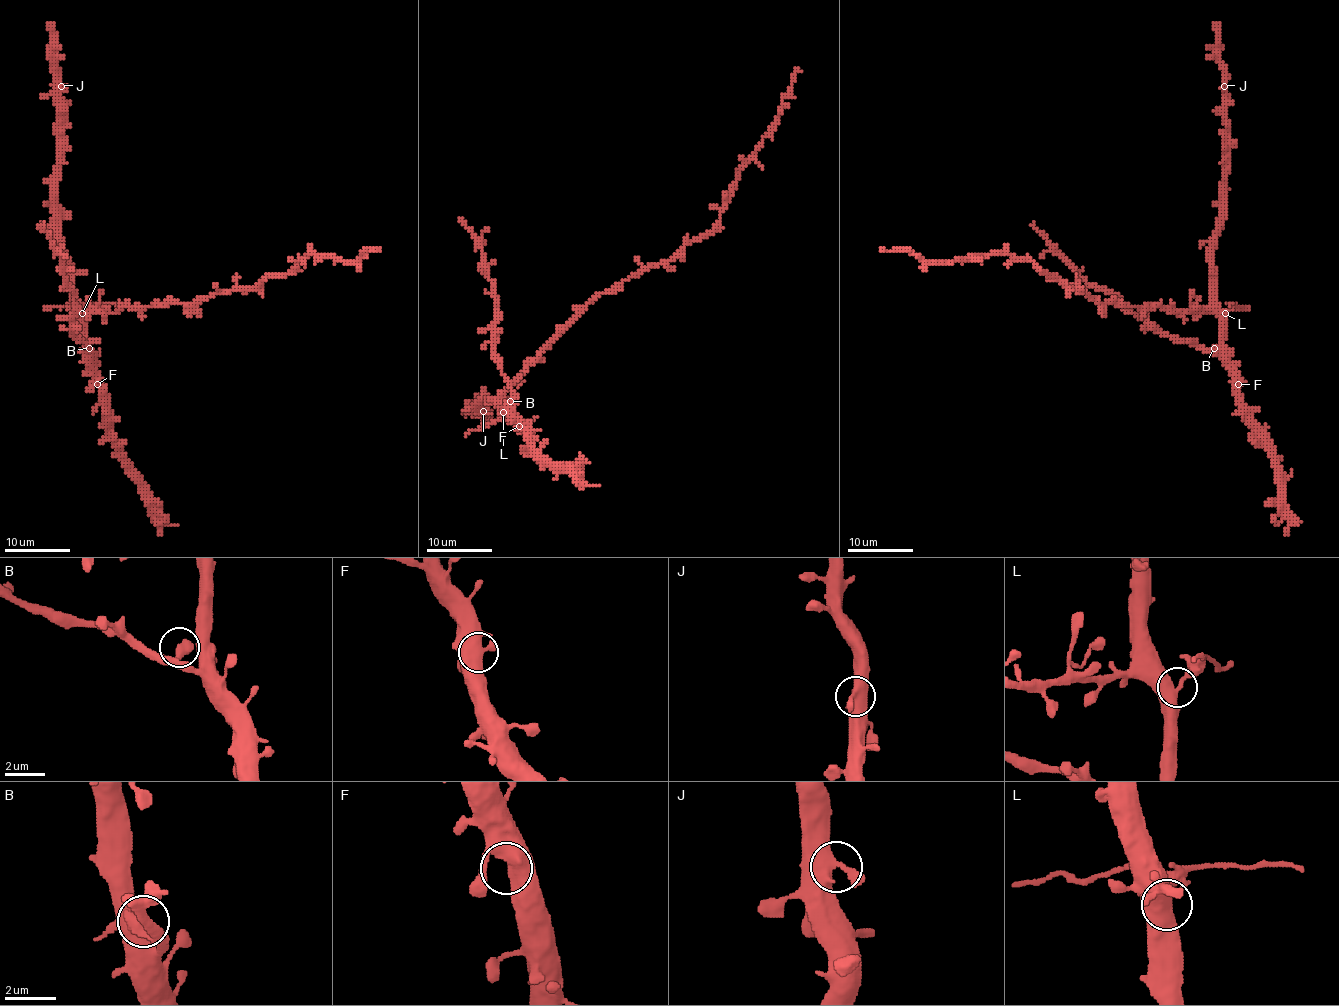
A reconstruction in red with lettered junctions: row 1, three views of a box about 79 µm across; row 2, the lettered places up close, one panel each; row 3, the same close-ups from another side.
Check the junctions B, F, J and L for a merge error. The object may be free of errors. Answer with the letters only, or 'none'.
L

